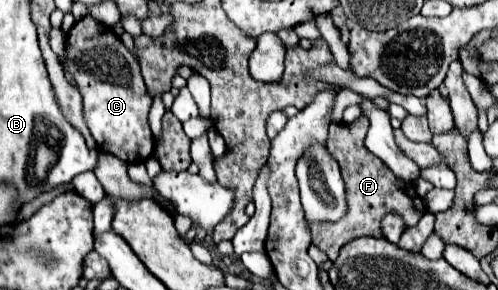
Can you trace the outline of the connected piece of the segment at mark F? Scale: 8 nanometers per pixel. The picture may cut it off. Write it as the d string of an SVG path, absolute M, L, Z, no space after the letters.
M360 117L350 125L344 123L332 123L330 125L330 135L326 141L326 147L332 151L332 157L338 161L340 169L342 169L342 177L346 183L346 215L338 221L338 223L316 223L308 221L308 229L312 233L312 247L308 249L310 257L320 265L324 261L334 261L338 257L338 251L344 243L356 239L356 237L364 237L364 235L372 235L372 237L382 237L380 231L380 219L382 215L396 211L408 227L416 225L418 219L426 213L426 205L424 201L416 195L414 185L412 183L398 183L398 179L394 179L394 175L390 175L390 169L376 157L372 155L366 145L364 145L364 137L368 131L368 119Z

